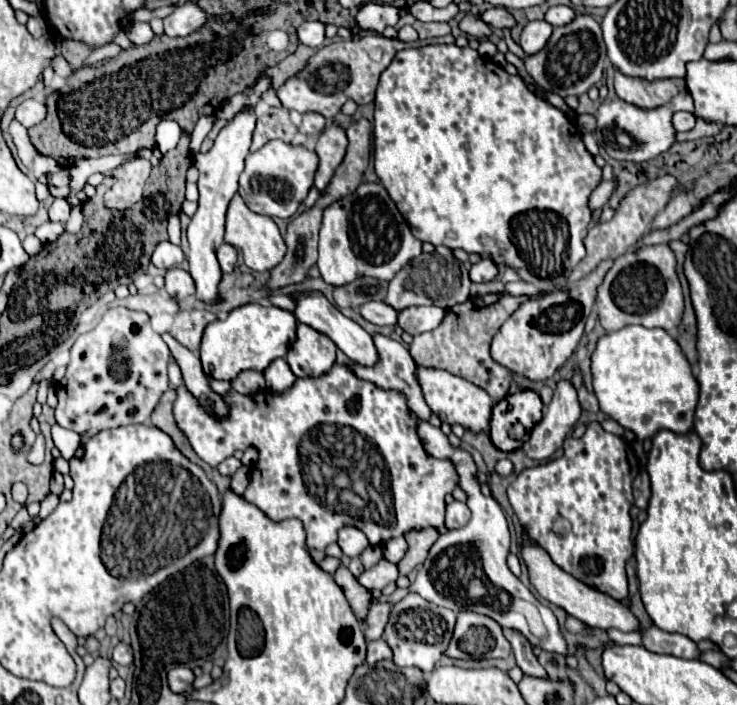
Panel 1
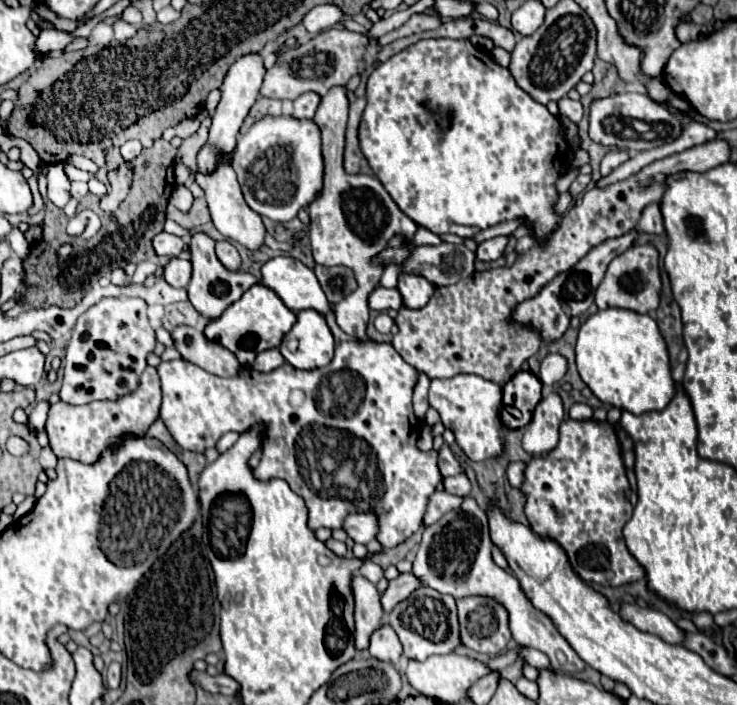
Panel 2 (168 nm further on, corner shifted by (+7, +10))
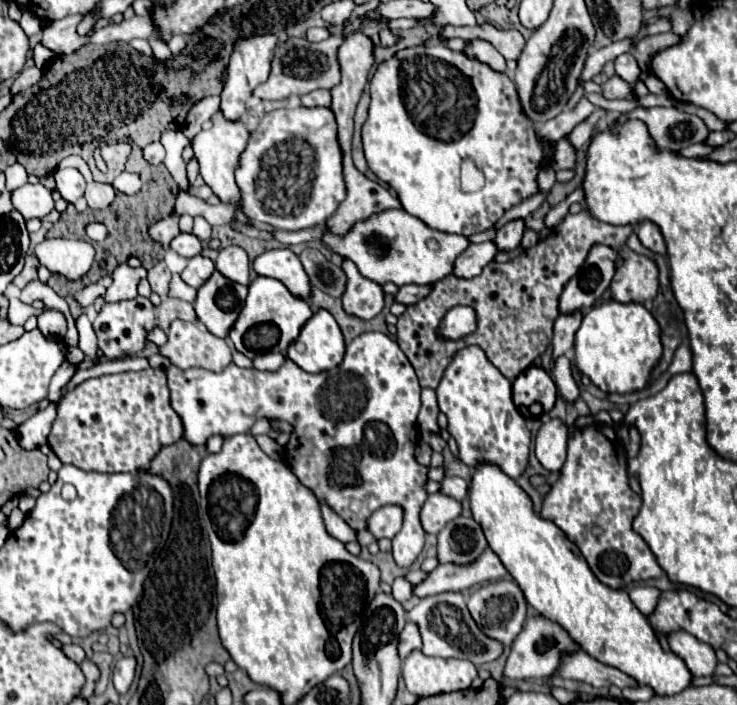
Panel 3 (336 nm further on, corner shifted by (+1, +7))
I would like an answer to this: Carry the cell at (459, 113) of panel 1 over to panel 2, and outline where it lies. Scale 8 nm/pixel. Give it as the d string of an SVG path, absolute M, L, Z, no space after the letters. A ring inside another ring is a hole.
M421 39L401 53L393 55L375 71L371 73L366 85L367 105L361 127L359 127L359 141L361 141L361 151L368 161L369 166L377 179L383 183L387 193L393 197L397 207L413 219L417 225L443 235L443 233L455 233L463 239L473 237L477 231L483 231L487 227L493 227L503 221L511 219L527 219L523 225L531 229L531 237L537 235L537 239L543 239L543 235L549 235L557 231L557 225L561 225L561 213L555 211L555 203L559 199L559 193L555 189L557 179L567 171L567 139L561 135L561 123L559 117L553 117L545 105L533 101L529 93L525 93L515 81L509 69L501 67L495 63L491 53L481 51L469 43L469 39Z

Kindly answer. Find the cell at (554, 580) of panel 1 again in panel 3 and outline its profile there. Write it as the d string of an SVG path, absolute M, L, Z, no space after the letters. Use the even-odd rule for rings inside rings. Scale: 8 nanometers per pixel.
M675 632L669 638L673 654L685 660L685 666L693 676L711 676L717 666L715 650L709 644L699 642L695 636L687 632Z

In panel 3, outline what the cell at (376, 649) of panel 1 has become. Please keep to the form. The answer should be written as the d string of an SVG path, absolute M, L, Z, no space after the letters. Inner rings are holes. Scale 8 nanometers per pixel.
M407 622L401 636L399 636L399 656L405 658L411 650L421 648L421 636L419 636L419 628L415 628L415 622Z

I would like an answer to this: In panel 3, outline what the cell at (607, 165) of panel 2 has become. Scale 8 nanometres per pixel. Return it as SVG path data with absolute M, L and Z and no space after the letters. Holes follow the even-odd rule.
M693 144L689 148L683 148L679 154L681 156L687 156L687 158L703 158L703 156L709 156L711 152L715 150L715 146L709 146L709 144Z

